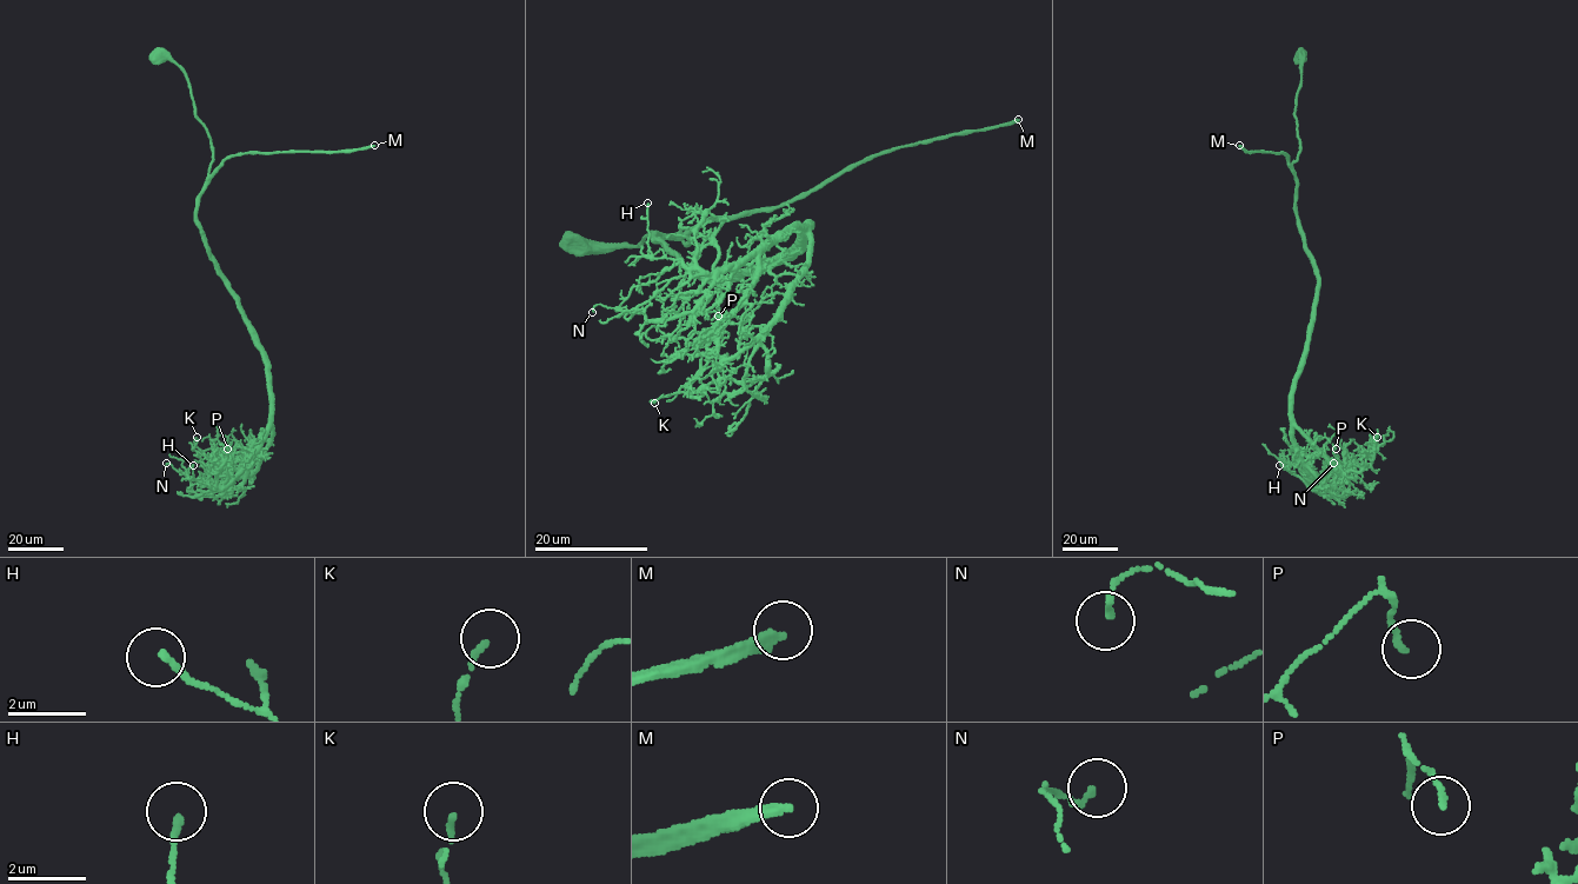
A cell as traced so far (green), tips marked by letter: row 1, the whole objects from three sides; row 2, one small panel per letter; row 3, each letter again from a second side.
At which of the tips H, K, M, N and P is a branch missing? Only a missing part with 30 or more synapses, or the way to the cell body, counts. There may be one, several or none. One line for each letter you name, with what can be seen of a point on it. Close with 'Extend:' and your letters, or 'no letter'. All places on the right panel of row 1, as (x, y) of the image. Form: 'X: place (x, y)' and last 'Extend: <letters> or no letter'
M: place (1239, 145)
Extend: M

